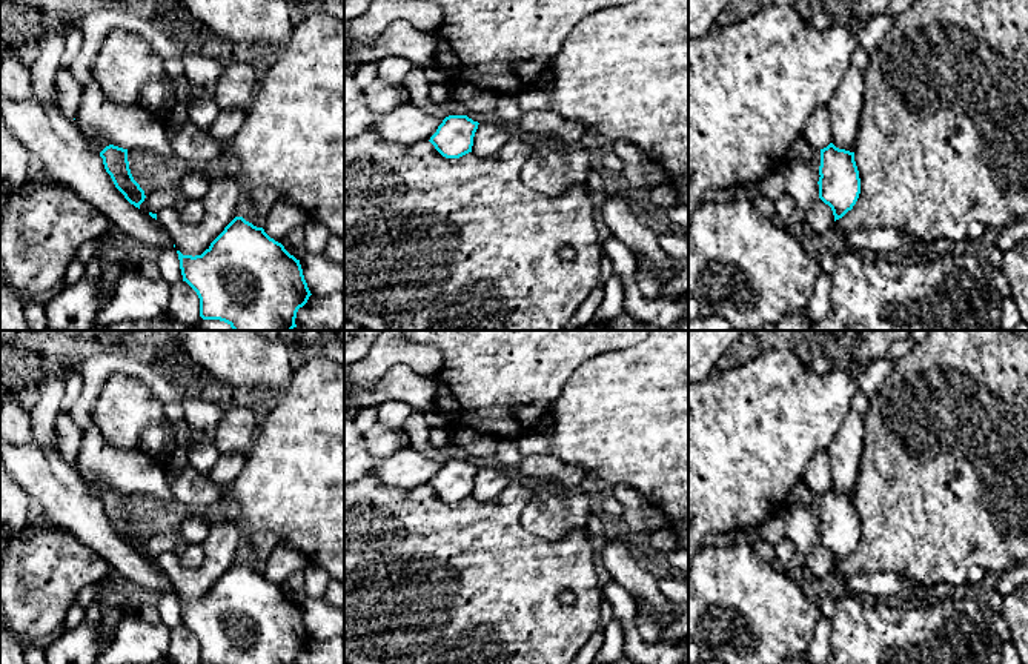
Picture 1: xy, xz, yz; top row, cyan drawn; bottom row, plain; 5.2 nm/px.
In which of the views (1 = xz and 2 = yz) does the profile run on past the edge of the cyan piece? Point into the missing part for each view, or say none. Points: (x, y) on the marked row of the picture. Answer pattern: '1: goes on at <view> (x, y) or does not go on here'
1: does not go on here
2: does not go on here

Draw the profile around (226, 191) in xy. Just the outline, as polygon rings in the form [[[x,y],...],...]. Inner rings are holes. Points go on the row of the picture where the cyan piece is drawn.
[[[230,169],[217,171],[201,200],[204,214],[198,224],[184,223],[180,212],[169,204],[158,211],[157,220],[171,234],[177,251],[183,255],[201,255],[235,218],[244,194],[243,181]]]

